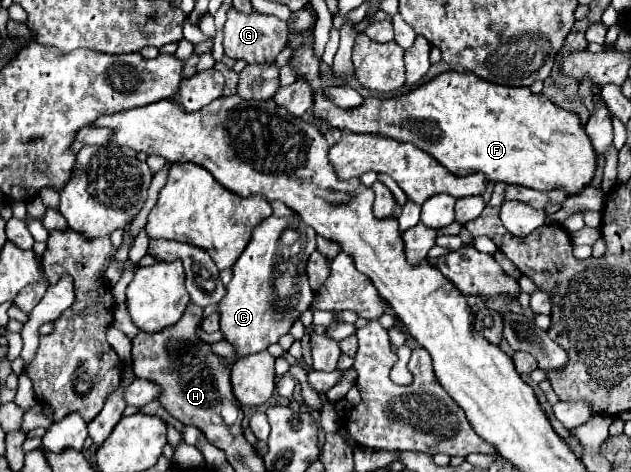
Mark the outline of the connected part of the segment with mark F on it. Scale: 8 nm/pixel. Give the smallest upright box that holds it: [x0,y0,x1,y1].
[287,25,596,193]

